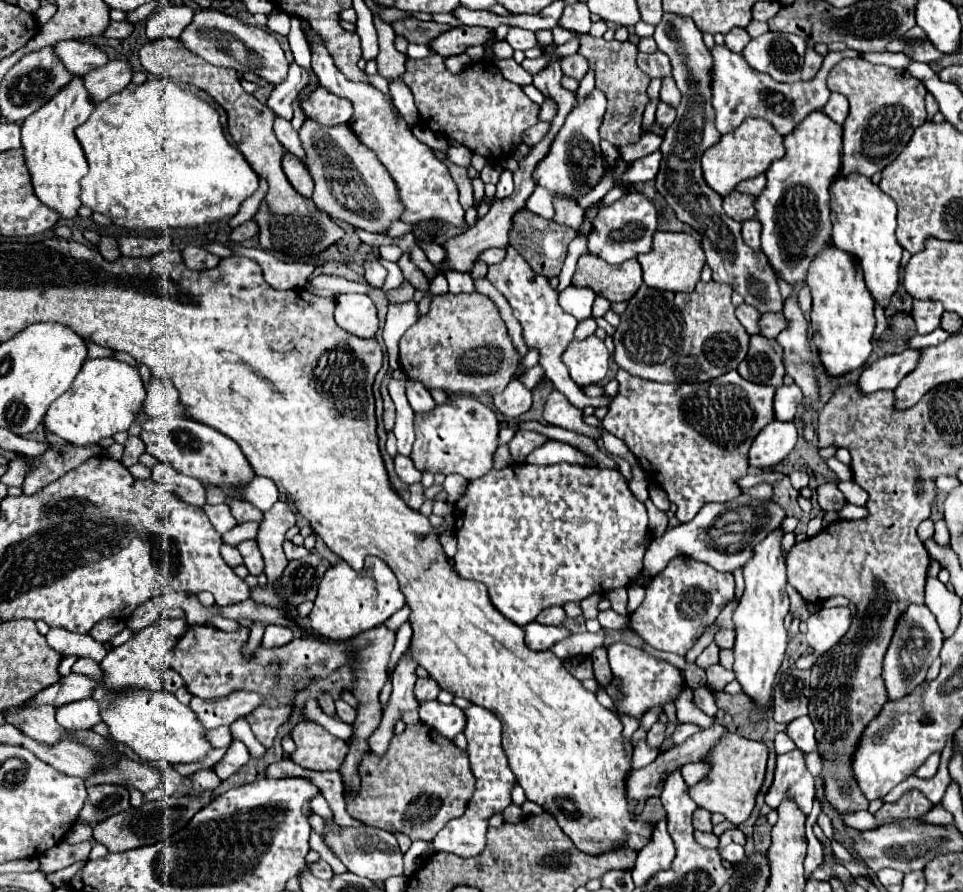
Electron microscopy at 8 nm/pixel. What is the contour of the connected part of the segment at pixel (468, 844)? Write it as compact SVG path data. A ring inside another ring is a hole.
M468 706L464 710L466 714L466 730L464 736L468 740L468 756L470 756L470 770L476 778L474 794L470 802L466 804L466 812L460 818L454 818L450 824L446 824L436 838L432 840L436 852L452 852L462 858L478 856L482 854L486 846L486 830L488 830L488 820L496 814L502 812L508 804L512 804L512 788L516 784L516 778L512 770L508 768L506 754L502 750L502 724L500 720L486 708L482 706Z

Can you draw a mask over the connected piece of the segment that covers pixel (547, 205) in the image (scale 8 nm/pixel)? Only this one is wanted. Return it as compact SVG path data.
M536 186L534 194L530 196L530 200L526 202L526 208L546 220L552 220L554 216L554 206L552 206L552 198L550 194L546 194L546 190L542 190L542 186Z

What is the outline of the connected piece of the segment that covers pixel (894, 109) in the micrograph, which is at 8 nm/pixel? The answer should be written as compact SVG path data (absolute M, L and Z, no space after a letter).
M844 58L828 74L828 90L840 92L850 102L850 114L844 122L844 152L840 176L862 174L870 178L882 172L908 144L918 126L926 122L926 88L906 70L876 66L862 58Z

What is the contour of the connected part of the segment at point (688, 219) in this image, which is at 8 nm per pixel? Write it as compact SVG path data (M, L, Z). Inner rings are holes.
M664 14L662 22L656 24L656 32L654 32L654 40L658 44L658 50L664 52L670 58L672 64L672 78L676 80L676 86L682 94L678 116L676 120L668 126L664 142L660 146L662 152L662 166L656 174L656 188L658 192L666 198L666 202L674 208L678 220L690 224L700 236L702 236L702 248L706 252L706 264L712 268L714 272L714 280L716 282L726 282L730 284L740 296L744 296L744 302L754 306L760 314L764 312L780 312L782 310L782 298L778 292L778 282L776 276L764 256L762 250L750 250L750 246L744 244L742 234L740 234L740 222L732 220L726 216L726 212L722 210L722 196L714 190L710 190L710 186L706 186L706 180L702 178L702 166L700 166L700 158L702 154L714 146L720 140L720 132L714 126L714 108L710 106L710 70L712 70L712 54L710 50L704 46L702 40L702 32L698 30L698 26L694 26L692 18L686 16L678 16L678 14Z

